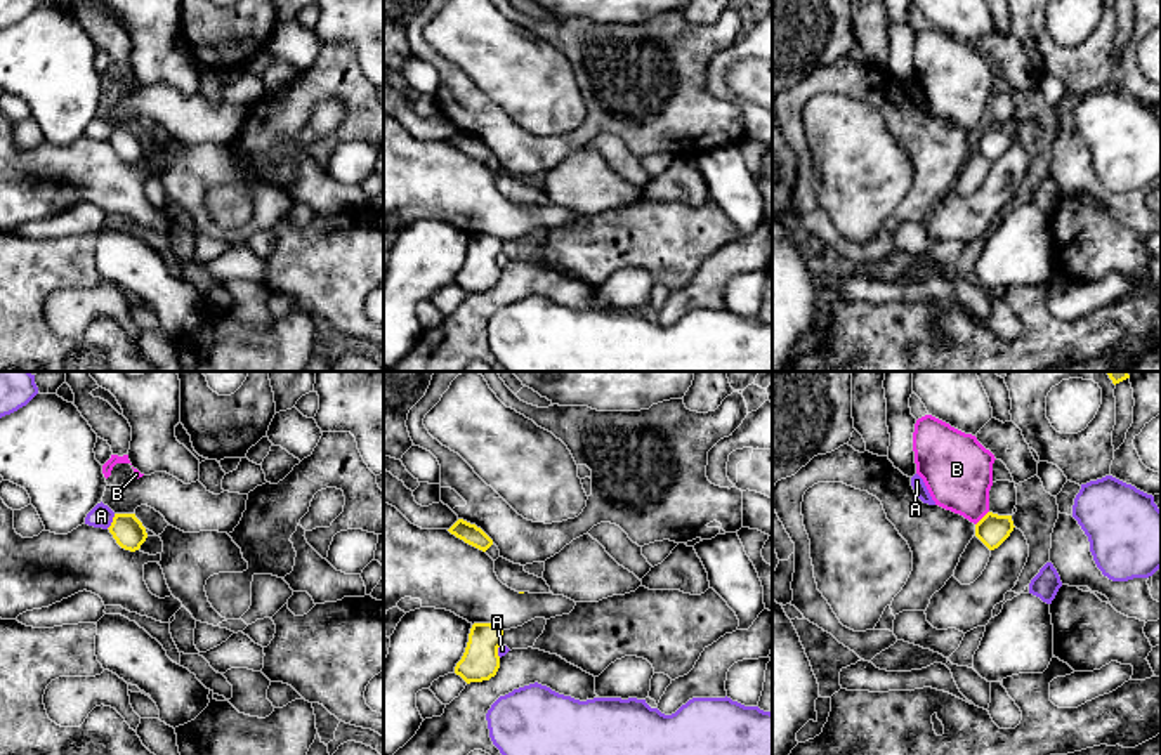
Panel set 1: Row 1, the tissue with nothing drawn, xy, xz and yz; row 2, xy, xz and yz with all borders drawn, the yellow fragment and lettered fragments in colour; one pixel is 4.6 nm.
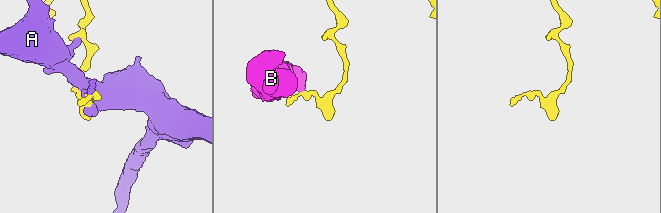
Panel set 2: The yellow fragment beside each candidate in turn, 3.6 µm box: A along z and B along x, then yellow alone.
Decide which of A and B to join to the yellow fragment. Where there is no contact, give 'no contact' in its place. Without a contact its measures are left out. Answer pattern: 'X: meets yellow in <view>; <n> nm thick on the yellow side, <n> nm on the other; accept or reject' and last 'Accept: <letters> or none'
A: meets yellow in xy; 150 nm thick on the yellow side, 110 nm on the other; reject
B: meets yellow in yz; 150 nm thick on the yellow side, 320 nm on the other; reject
Accept: none

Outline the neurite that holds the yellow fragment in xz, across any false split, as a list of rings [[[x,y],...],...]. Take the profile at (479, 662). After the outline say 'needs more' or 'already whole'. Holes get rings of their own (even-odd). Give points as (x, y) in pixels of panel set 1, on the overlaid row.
[[[420,607],[406,613],[389,639],[390,647],[384,660],[384,755],[394,755],[420,729],[423,719],[417,708],[418,691],[453,672],[467,684],[496,675],[503,630],[491,623],[472,625],[446,609]]] | needs more

